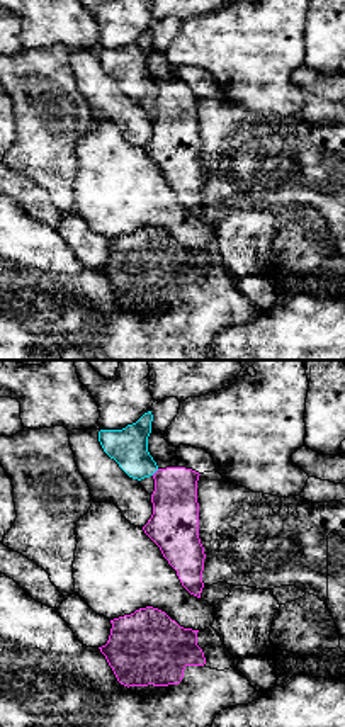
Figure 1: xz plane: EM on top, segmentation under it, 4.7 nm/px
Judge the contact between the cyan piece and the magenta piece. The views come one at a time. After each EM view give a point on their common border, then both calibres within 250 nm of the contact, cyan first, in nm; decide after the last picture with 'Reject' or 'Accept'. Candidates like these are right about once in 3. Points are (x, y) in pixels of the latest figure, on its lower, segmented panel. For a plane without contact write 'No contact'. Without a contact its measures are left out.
Touches cyan at (155, 471). Thickness 180 nm (cyan) against 220 nm

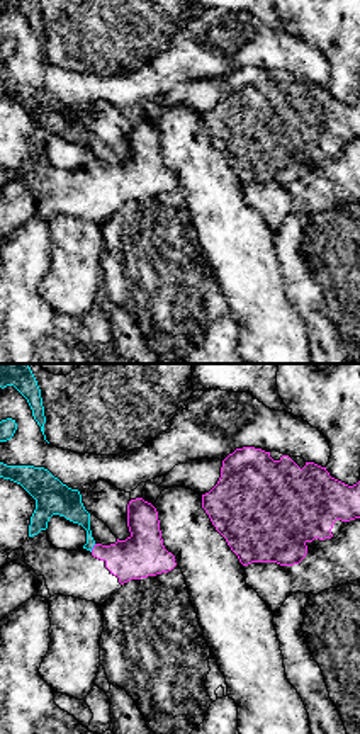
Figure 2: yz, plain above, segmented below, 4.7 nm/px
Touches cyan at (92, 547). Thickness 140 nm (cyan) against 220 nm

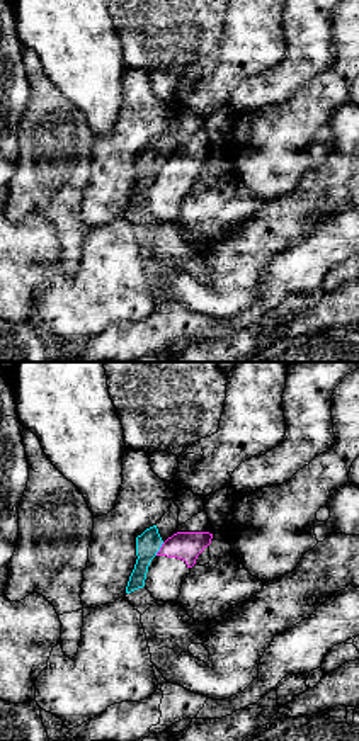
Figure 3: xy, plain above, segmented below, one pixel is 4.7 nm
Touches cyan at (159, 549). Thickness 110 nm (cyan) against 140 nm

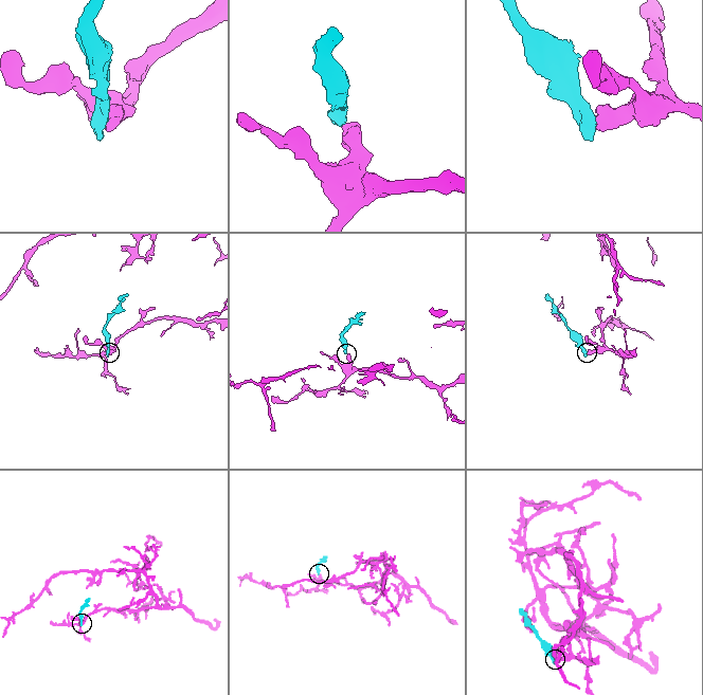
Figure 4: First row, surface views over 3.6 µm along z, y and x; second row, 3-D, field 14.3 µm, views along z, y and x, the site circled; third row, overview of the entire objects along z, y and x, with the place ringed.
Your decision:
Accept

